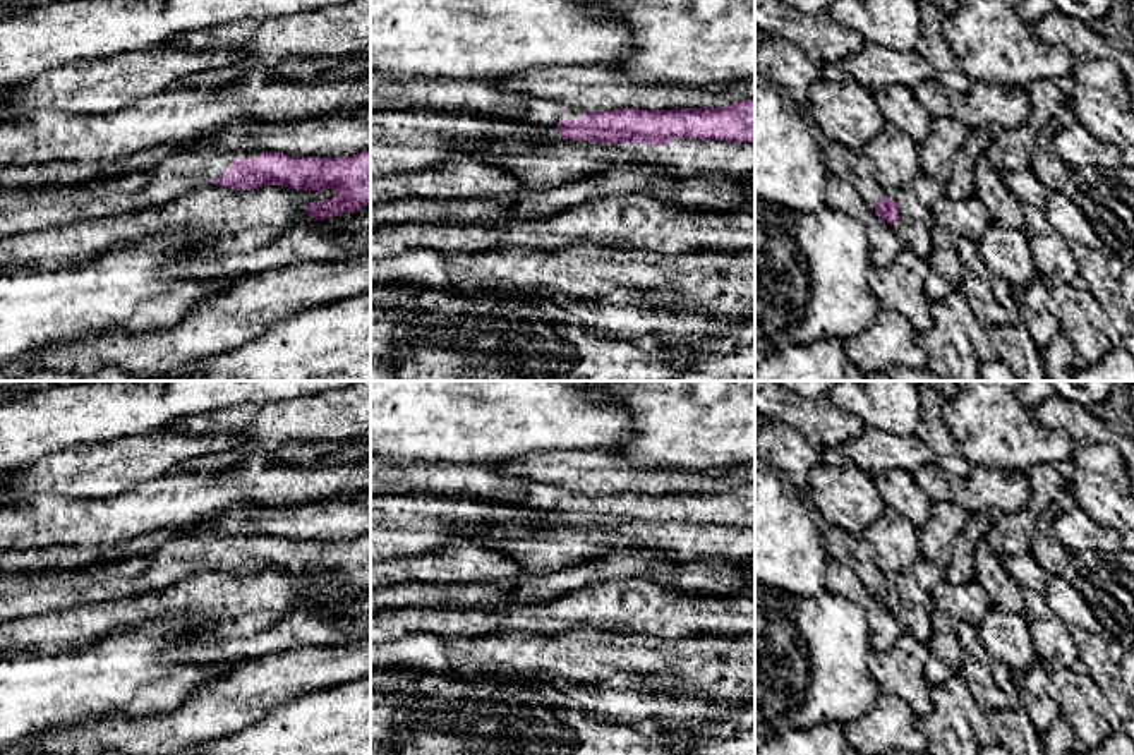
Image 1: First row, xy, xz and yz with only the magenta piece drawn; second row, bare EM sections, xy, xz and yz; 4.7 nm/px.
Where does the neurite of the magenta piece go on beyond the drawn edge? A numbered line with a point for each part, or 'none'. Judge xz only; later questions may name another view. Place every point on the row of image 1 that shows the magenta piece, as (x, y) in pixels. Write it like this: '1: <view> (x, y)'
1: xz (484, 96)

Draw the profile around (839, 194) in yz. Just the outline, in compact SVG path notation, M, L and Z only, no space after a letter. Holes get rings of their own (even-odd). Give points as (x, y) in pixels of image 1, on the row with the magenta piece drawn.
M827 175L825 206L841 211L860 221L868 233L870 263L875 268L887 268L904 249L892 225L868 208L861 194L839 175Z

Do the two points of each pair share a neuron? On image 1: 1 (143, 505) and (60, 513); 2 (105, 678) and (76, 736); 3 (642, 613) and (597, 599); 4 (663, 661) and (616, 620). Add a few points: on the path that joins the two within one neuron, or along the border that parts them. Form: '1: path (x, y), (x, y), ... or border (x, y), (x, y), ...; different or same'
1: path (122, 517), (81, 517); same
2: border (122, 714), (90, 716), (43, 733); different
3: path (632, 611), (608, 610); same
4: border (591, 628), (642, 632), (669, 639); different

